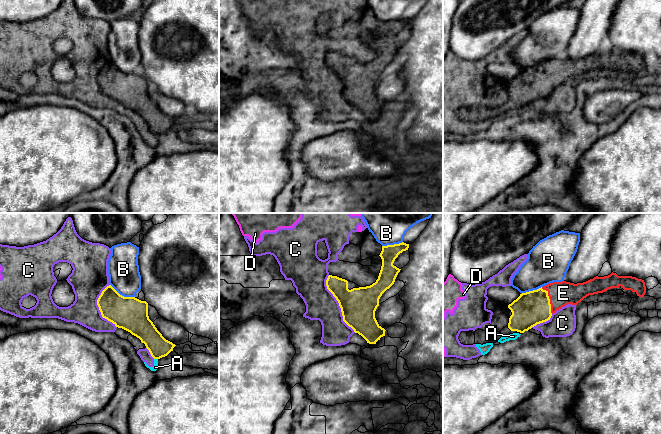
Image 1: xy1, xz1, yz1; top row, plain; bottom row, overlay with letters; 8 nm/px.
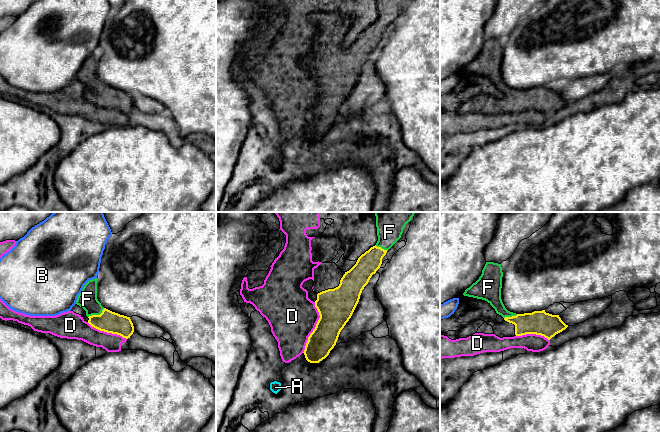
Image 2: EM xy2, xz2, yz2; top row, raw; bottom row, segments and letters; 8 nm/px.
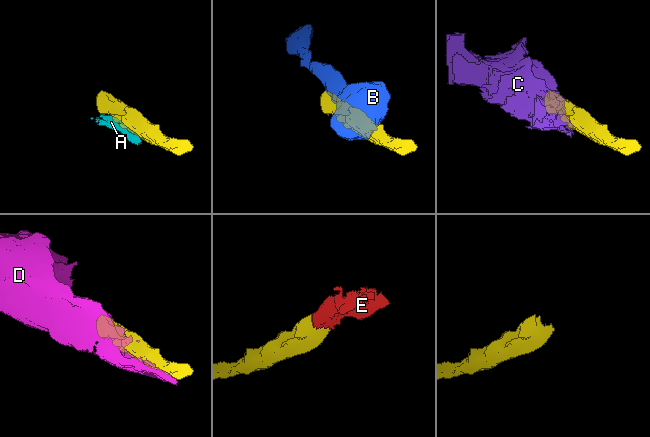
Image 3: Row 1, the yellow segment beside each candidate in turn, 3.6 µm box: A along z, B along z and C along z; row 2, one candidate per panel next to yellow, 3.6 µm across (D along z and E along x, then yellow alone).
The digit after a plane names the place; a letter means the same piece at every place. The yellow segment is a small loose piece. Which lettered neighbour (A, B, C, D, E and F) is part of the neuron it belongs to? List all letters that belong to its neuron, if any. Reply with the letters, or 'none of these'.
E, F

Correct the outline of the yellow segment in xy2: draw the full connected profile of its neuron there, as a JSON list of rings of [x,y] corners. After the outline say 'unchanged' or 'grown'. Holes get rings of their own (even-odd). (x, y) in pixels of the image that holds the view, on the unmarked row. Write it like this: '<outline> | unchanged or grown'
[[[97,54],[89,56],[77,73],[76,80],[86,87],[88,99],[107,109],[130,114],[134,102],[130,93],[120,91],[104,84],[97,75]]] | grown

